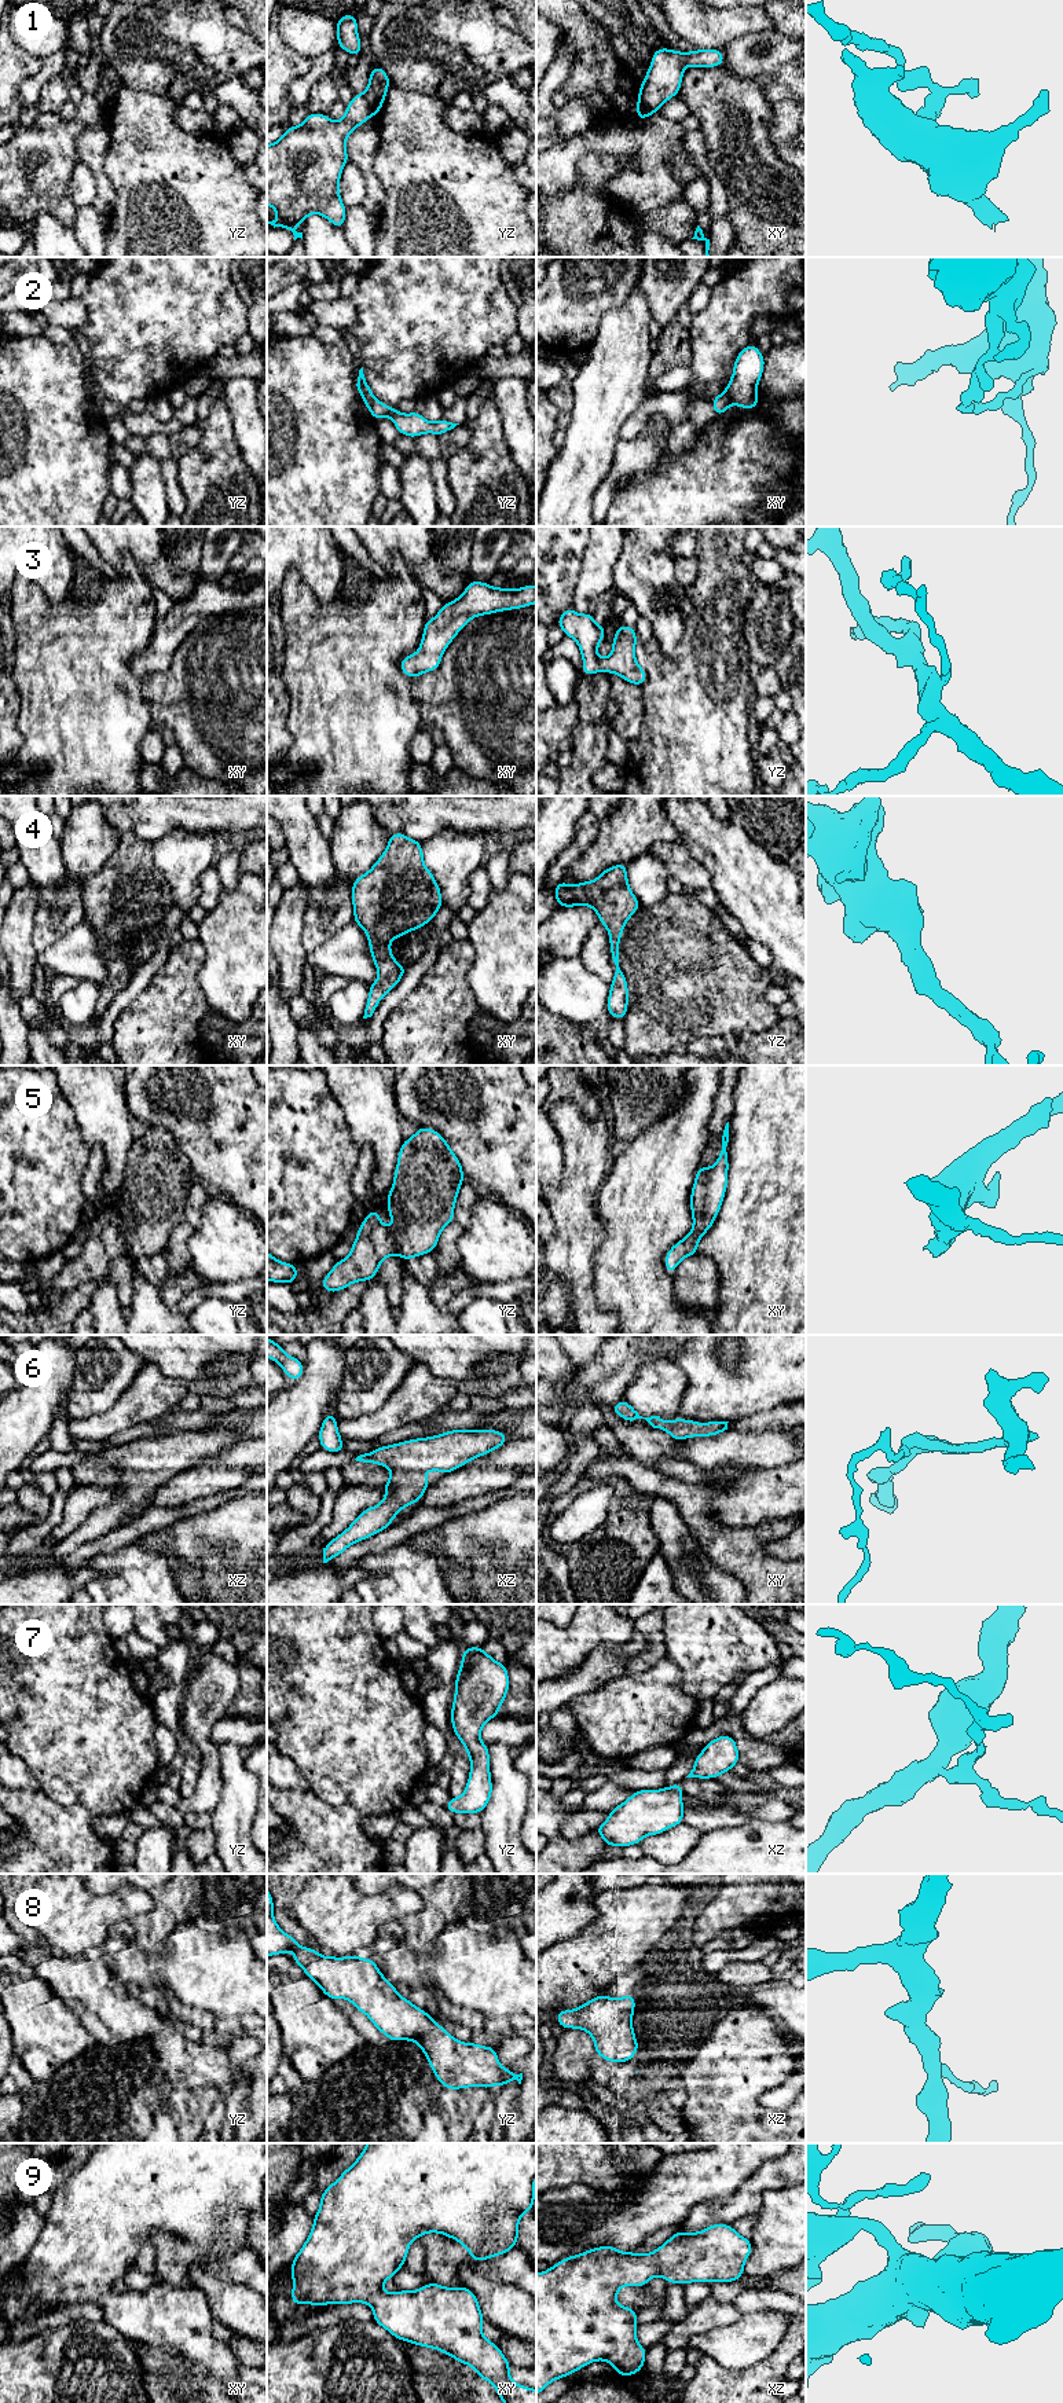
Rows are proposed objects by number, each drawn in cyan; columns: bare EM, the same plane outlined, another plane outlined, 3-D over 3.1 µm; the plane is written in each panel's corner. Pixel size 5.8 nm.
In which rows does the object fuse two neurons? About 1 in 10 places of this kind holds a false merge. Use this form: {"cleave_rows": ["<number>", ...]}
{"cleave_rows": ["1", "2"]}

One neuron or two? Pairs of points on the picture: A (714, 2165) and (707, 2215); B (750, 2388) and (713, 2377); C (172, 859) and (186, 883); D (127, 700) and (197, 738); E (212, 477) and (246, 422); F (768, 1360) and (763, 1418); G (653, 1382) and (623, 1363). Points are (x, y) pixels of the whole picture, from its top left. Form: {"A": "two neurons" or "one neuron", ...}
{"A": "two neurons", "B": "one neuron", "C": "one neuron", "D": "two neurons", "E": "two neurons", "F": "two neurons", "G": "two neurons"}

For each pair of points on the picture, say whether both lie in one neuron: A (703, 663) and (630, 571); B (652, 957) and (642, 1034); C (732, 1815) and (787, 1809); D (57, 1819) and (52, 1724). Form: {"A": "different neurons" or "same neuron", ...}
{"A": "different neurons", "B": "same neuron", "C": "same neuron", "D": "different neurons"}

